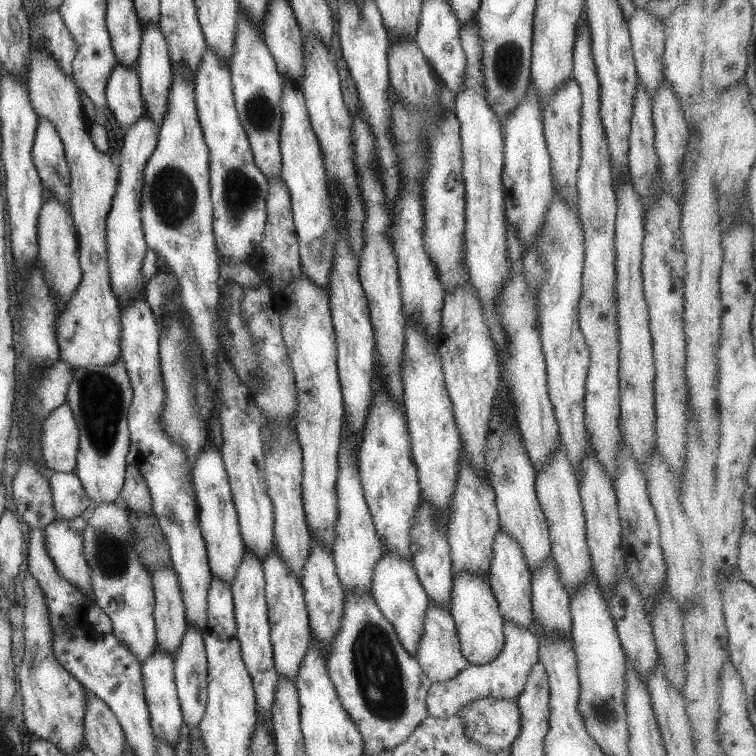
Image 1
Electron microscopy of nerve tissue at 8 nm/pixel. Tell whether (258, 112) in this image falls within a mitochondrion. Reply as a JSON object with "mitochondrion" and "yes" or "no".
{"mitochondrion":"yes"}

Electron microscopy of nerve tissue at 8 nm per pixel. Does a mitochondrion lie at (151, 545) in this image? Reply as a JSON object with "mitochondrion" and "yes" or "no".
{"mitochondrion":"yes"}

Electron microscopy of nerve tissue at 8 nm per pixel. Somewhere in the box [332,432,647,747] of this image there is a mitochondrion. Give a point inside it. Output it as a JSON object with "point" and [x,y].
{"point":[378,674]}

